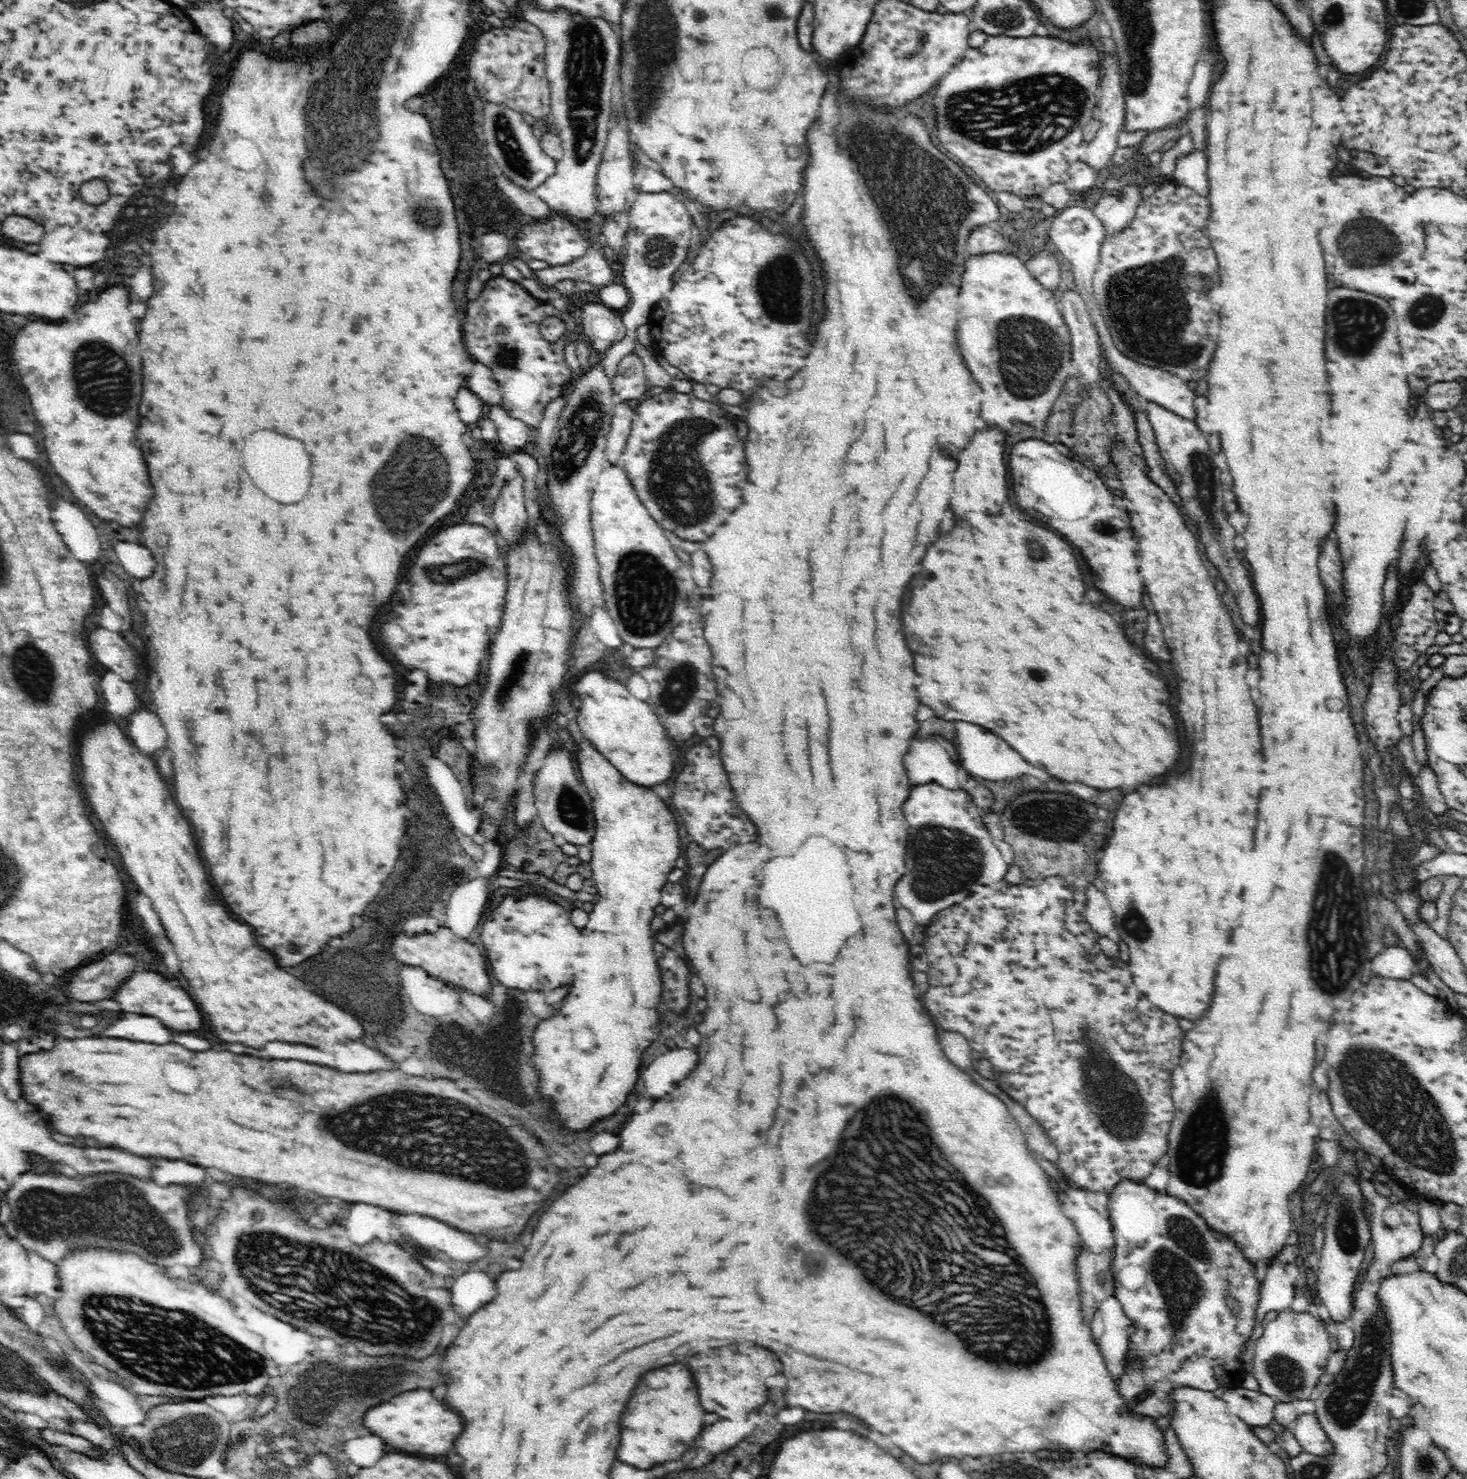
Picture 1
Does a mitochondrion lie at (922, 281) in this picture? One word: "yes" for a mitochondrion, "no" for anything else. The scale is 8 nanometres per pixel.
yes

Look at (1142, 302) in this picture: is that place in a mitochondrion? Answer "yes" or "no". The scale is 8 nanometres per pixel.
yes

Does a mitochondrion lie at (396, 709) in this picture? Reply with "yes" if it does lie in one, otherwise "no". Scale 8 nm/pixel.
no

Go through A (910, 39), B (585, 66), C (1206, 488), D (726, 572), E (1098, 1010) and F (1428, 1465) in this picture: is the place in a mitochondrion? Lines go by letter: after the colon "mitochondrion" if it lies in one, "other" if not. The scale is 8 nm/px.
A: other
B: mitochondrion
C: mitochondrion
D: other
E: other
F: mitochondrion

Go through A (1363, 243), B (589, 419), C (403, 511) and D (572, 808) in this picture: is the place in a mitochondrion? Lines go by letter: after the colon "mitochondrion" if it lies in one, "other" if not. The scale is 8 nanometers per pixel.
A: mitochondrion
B: mitochondrion
C: mitochondrion
D: mitochondrion

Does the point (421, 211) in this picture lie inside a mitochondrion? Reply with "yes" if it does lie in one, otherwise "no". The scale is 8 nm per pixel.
yes

